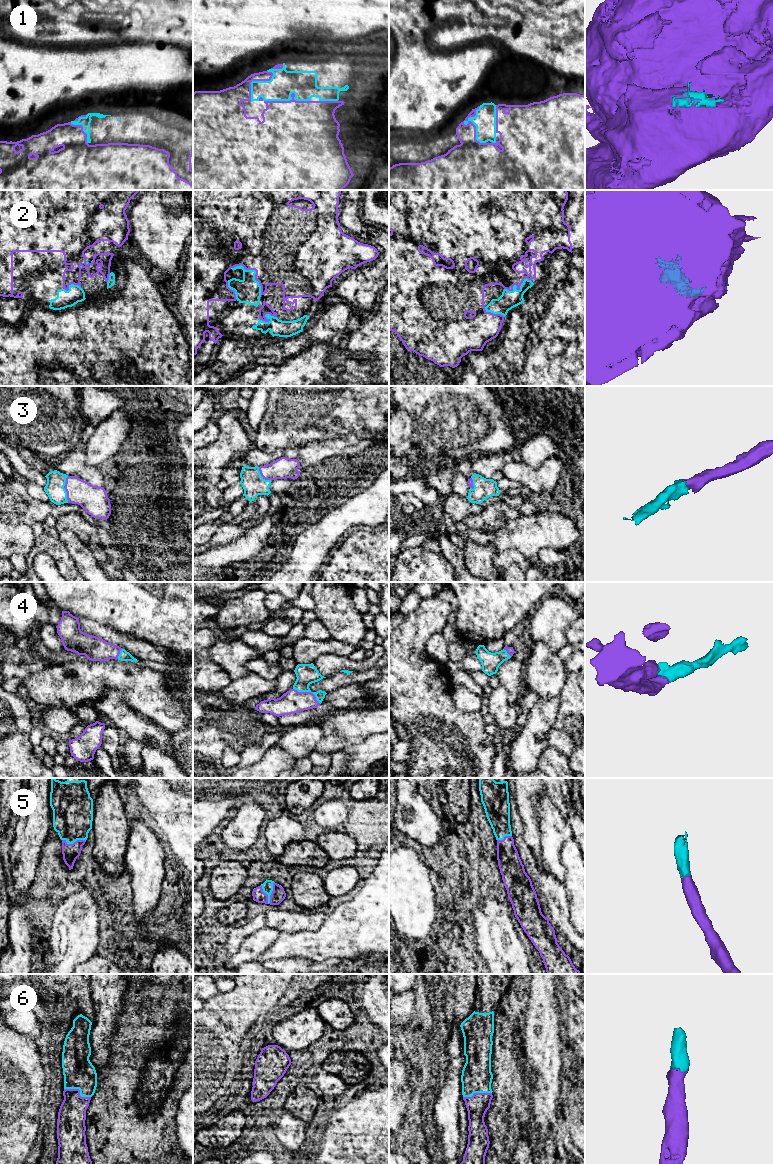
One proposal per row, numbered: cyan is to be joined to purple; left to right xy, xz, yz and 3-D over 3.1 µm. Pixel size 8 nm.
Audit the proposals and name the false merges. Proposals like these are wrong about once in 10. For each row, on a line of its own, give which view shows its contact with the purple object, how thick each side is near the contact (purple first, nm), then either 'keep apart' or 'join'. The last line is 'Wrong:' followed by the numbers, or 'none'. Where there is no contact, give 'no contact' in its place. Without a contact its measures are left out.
1: xz | 500/220 nm | join
2: xz | 500/200 nm | join
3: xy | 220/150 nm | join
4: xz | 190/170 nm | join
5: xz | 120/90 nm | join
6: xy | 220/260 nm | join
Wrong: none

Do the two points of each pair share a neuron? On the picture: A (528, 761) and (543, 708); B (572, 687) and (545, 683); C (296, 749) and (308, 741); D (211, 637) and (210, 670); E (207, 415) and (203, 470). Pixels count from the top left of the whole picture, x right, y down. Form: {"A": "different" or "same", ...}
{"A": "same", "B": "different", "C": "same", "D": "same", "E": "different"}

